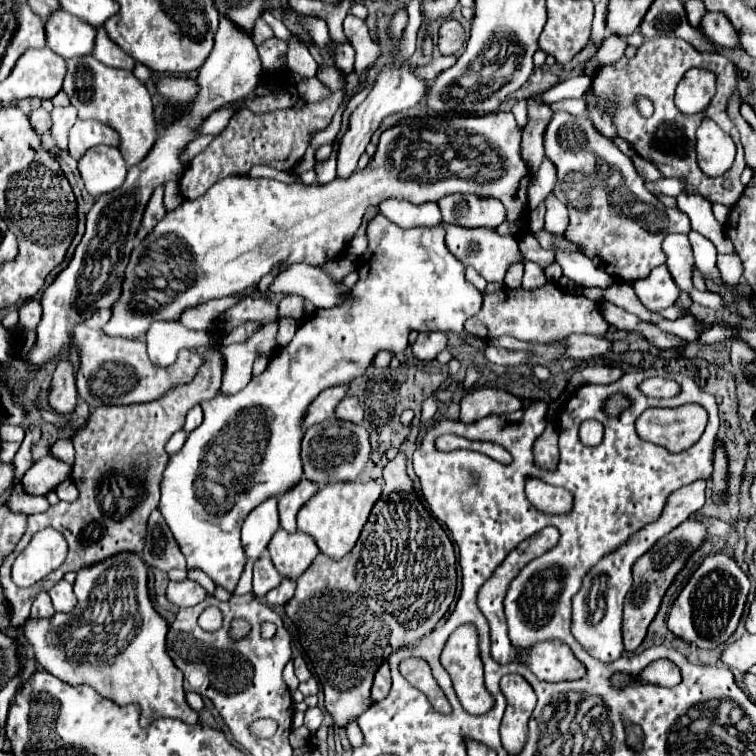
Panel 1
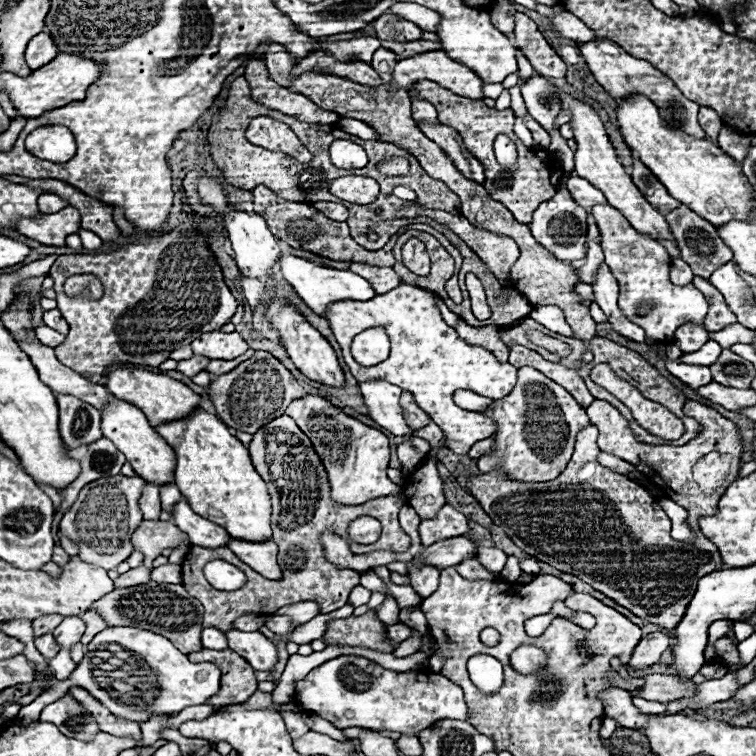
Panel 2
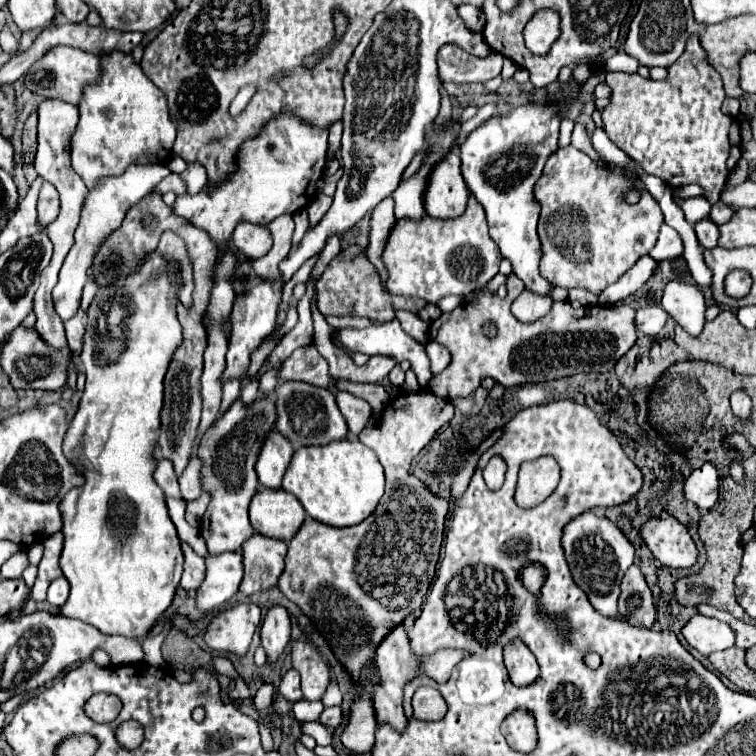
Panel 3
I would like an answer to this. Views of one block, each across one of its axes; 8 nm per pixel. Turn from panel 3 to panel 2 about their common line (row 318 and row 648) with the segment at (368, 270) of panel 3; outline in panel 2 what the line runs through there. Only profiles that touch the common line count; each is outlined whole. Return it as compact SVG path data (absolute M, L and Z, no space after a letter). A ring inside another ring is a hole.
M369 610L358 618L334 619L324 634L326 644L366 646L380 652L392 652L394 646L382 636L384 624Z

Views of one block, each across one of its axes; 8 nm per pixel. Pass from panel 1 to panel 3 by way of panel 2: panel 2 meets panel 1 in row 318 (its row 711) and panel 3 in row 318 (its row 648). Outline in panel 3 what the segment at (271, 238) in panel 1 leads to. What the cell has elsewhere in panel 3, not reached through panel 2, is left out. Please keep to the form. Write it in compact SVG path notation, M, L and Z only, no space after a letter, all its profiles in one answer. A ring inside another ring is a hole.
M154 250L140 260L136 272L130 272L126 280L130 296L126 350L116 364L84 364L86 390L64 438L64 454L82 468L86 484L70 490L62 500L64 550L60 568L70 584L70 595L58 614L92 624L106 636L118 634L126 638L142 638L172 604L184 564L176 526L172 524L164 502L164 492L152 476L158 440L154 430L160 422L164 390L162 380L174 352L182 344L182 324L176 318L180 268L164 262L164 256Z

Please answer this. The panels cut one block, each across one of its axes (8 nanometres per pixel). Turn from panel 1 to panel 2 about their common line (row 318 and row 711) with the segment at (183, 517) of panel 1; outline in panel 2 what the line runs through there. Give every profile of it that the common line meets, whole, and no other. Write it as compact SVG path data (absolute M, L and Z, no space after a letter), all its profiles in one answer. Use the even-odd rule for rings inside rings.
M338 656L320 664L296 684L294 698L304 712L316 714L340 730L358 726L418 734L422 728L428 728L442 718L466 720L468 714L462 688L446 676L432 672L400 674L360 656Z

